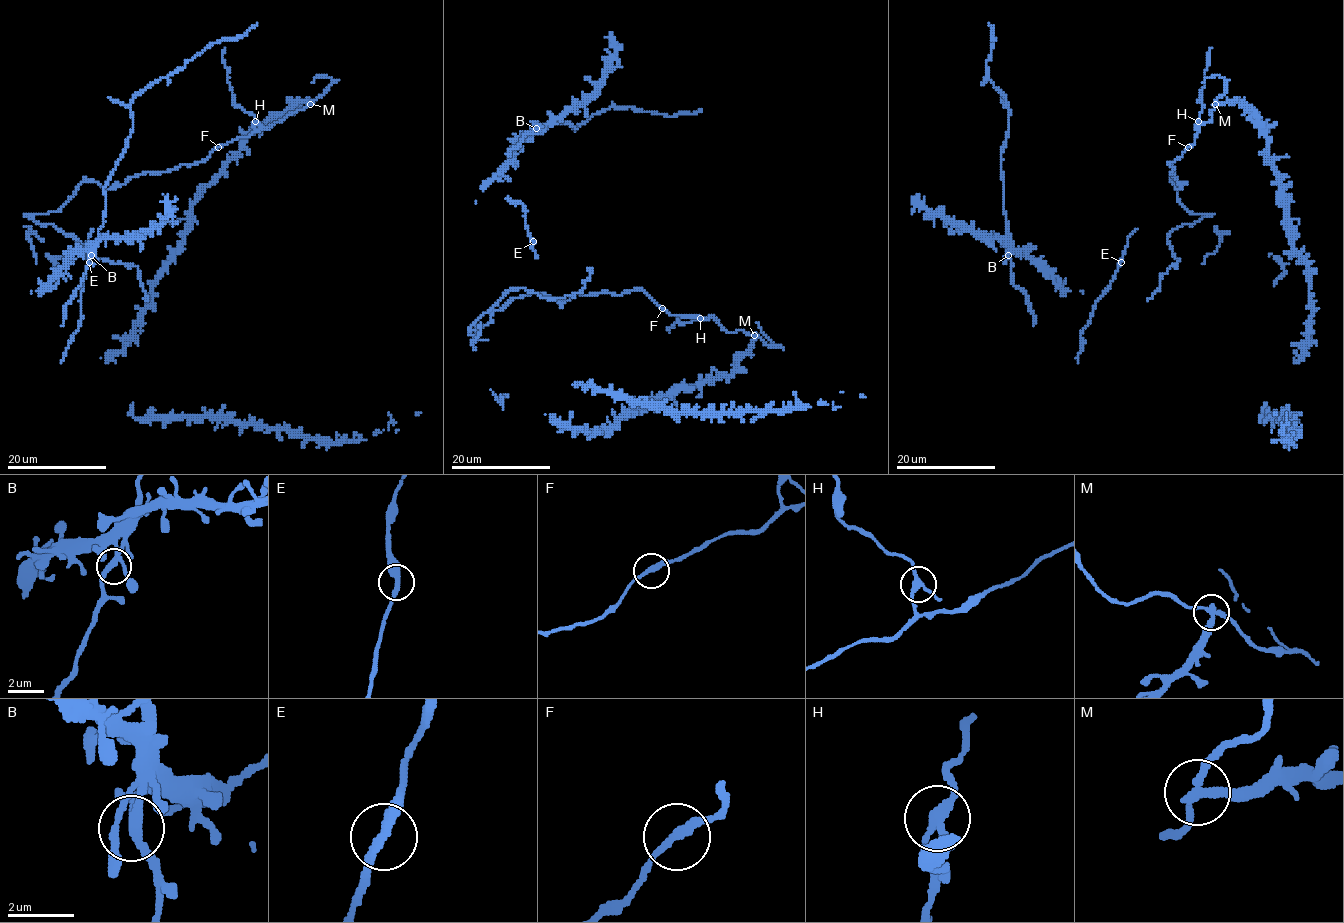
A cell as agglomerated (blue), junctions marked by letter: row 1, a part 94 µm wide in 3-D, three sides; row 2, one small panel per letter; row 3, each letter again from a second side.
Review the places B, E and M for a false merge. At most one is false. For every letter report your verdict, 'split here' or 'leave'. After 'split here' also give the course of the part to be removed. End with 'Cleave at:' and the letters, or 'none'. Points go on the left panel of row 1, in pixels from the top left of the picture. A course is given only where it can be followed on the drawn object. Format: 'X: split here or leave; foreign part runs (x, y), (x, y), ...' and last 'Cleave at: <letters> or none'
B: leave
E: leave
M: split here; foreign part runs (310, 104), (200, 162), (105, 188), (84, 181), (58, 211), (24, 214), (99, 259), (136, 265), (145, 300)
Cleave at: M

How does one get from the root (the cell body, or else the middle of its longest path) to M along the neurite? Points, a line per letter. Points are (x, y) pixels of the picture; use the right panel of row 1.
M: (1189, 146), (1195, 142), (1199, 130), (1196, 129), (1212, 119), (1210, 110), (1215, 104)

